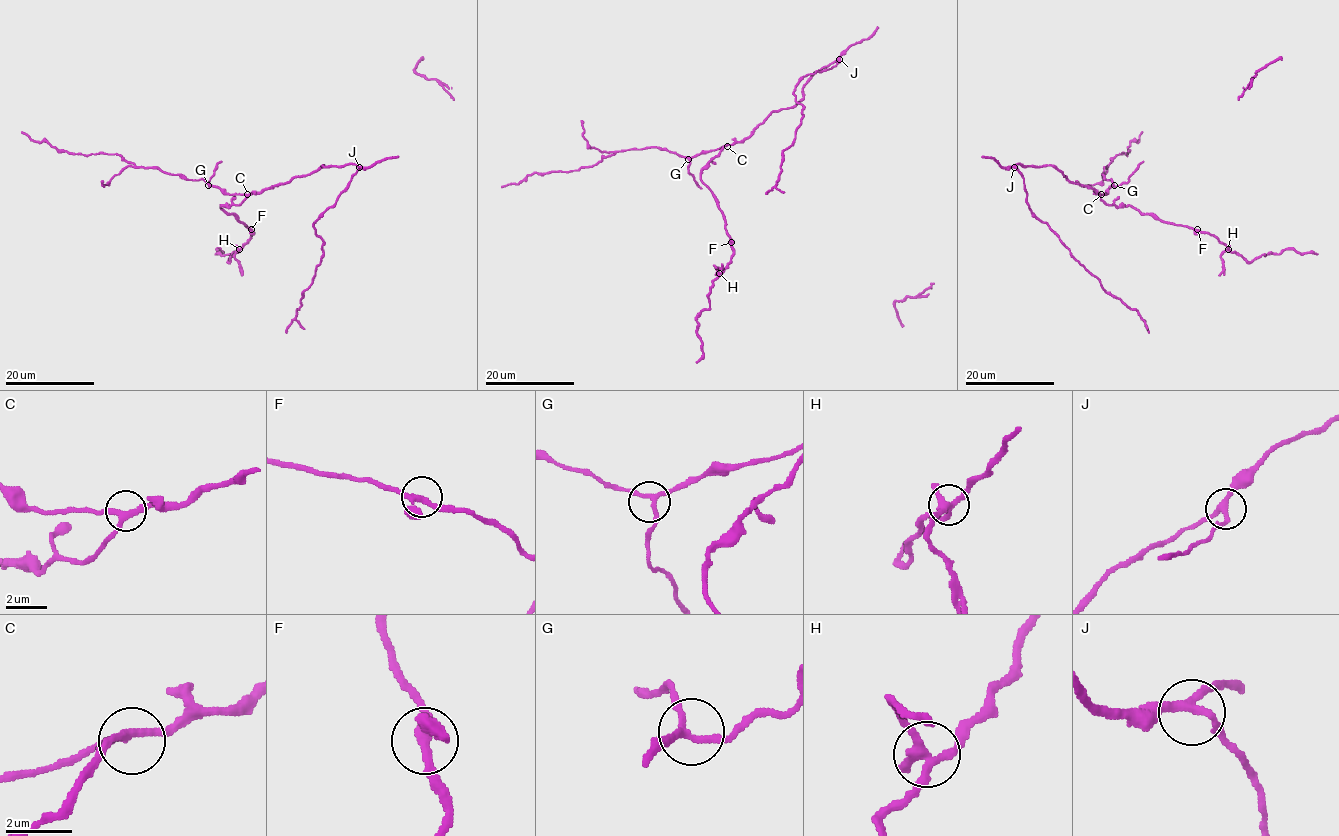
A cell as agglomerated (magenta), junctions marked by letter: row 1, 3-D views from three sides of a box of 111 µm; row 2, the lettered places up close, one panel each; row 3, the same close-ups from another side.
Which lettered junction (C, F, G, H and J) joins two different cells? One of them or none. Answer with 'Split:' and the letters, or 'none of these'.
Split: H

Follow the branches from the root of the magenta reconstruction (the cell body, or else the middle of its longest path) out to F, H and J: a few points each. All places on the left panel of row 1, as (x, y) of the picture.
F: (247, 196), (237, 205), (221, 207), (251, 229)
H: (247, 196), (237, 205), (221, 205), (253, 232), (238, 249)
J: (247, 196), (287, 183), (293, 177), (311, 174), (323, 165), (356, 164), (359, 167)

